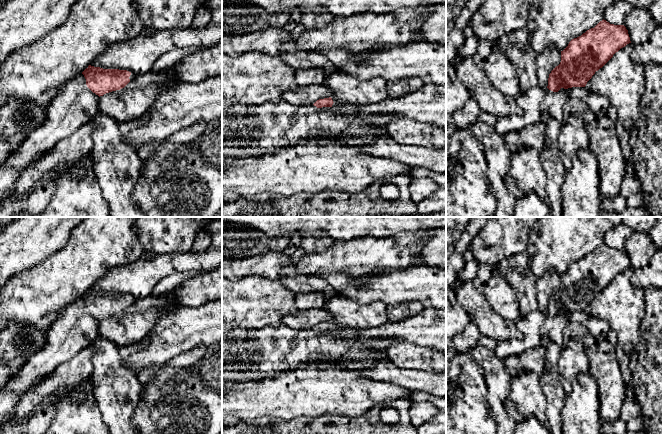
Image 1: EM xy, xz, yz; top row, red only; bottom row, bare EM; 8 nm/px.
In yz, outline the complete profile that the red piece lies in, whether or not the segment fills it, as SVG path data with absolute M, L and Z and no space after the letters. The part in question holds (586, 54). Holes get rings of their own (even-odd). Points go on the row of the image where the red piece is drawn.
M606 20L600 21L594 28L587 30L581 36L572 39L568 46L561 51L561 62L556 66L548 78L548 86L541 88L538 85L529 89L523 94L515 97L518 106L523 110L522 115L509 115L497 118L494 129L498 135L505 136L511 132L520 132L523 128L544 122L547 117L552 117L558 122L562 123L564 118L564 104L569 99L565 92L560 92L561 88L568 89L572 87L585 87L587 82L592 78L596 71L602 68L621 48L631 43L628 30L624 25L610 24Z

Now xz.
M338 68L324 84L331 91L331 96L313 104L322 111L337 113L336 109L340 106L361 108L389 98L384 79L376 77L364 80Z

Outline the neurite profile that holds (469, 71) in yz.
M477 54L455 64L457 80L470 92L481 110L497 118L509 115L522 115L515 97L505 96L487 78L482 68L483 61Z

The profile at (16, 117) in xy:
M10 98L0 106L0 134L27 136L47 119L47 106Z

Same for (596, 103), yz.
M587 86L568 88L565 93L569 98L577 98L596 115L597 119L606 116L611 106L607 97L590 91Z

